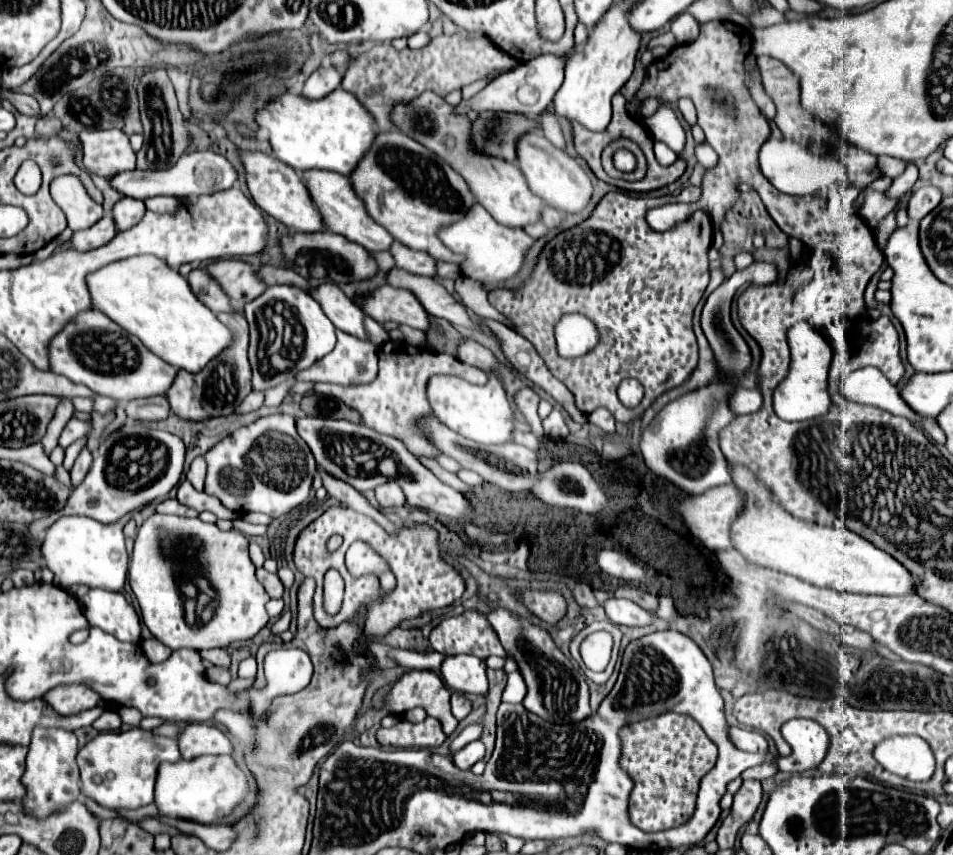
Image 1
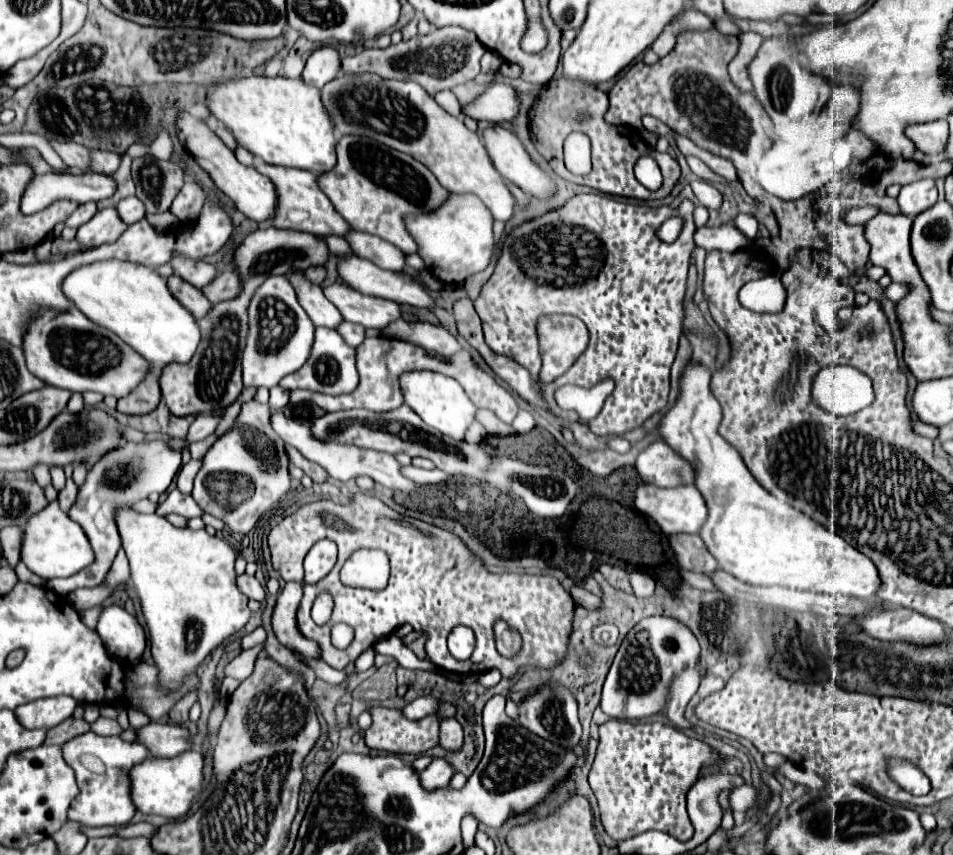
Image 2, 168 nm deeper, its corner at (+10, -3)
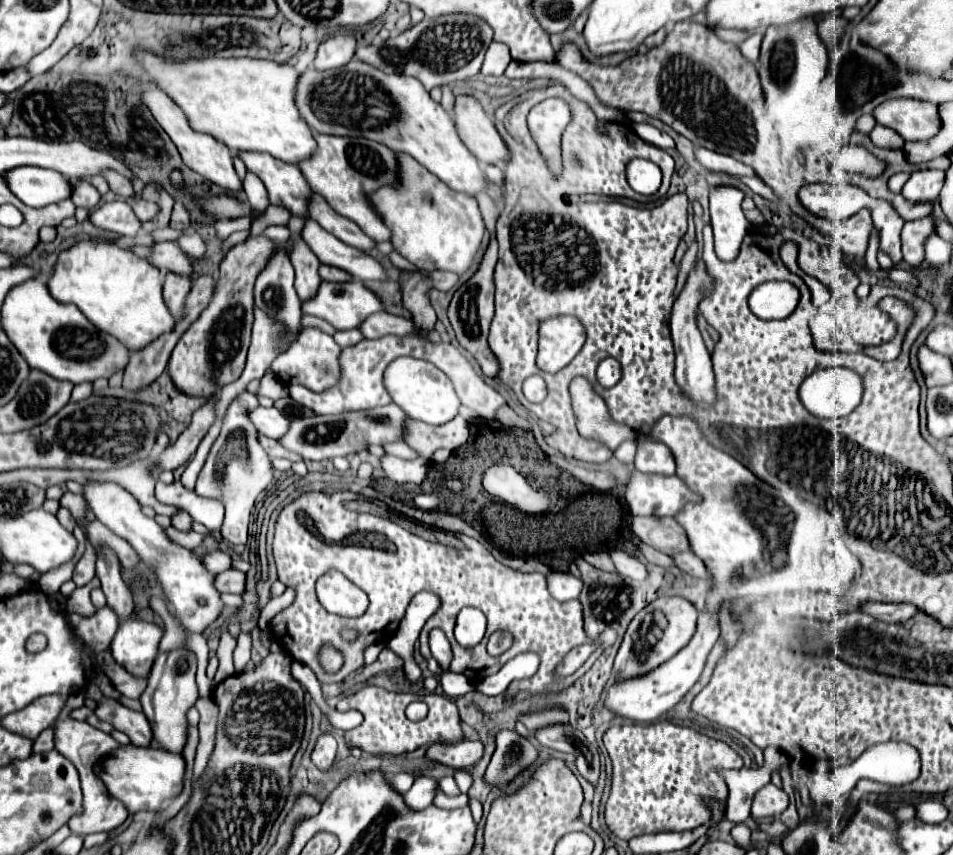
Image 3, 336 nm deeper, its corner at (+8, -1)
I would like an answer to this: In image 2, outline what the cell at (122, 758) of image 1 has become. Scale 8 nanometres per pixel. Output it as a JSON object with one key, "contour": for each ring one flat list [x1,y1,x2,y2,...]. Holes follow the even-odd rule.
{"contour":[[85,732,79,734,71,740,67,740,61,746,65,762,73,768,79,784,79,796,71,802,69,808,69,820,85,824,85,826,125,826,131,822,135,814,135,806,131,802,129,794,129,770,143,762,149,752,145,750,143,744,139,742,123,742,119,736,99,736,95,732],[85,758,97,758,103,762,105,770,95,772,85,766]]}

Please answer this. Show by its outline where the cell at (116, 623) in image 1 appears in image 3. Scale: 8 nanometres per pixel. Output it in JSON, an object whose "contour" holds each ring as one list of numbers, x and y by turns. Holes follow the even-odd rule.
{"contour":[[127,618,119,624,109,650,127,672,135,676,147,676,159,652,161,636,163,630,159,626,139,618]]}

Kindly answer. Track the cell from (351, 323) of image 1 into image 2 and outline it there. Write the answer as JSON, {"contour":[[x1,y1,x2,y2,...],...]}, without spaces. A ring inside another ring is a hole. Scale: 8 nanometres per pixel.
{"contour":[[297,270,293,274,289,274,289,280,299,296,301,308,307,312,307,316,311,318,311,322,315,326,325,326,325,328,337,328,337,324,341,324,341,314,337,312,337,308,325,298,321,286,311,284,305,278,305,272]]}

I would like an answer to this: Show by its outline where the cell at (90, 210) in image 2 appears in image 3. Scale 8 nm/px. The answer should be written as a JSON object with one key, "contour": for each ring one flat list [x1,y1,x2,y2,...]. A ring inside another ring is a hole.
{"contour":[[73,182,73,204,79,206,79,208,87,208,87,210,93,210,97,204,99,204,99,198,101,194,87,182]]}

